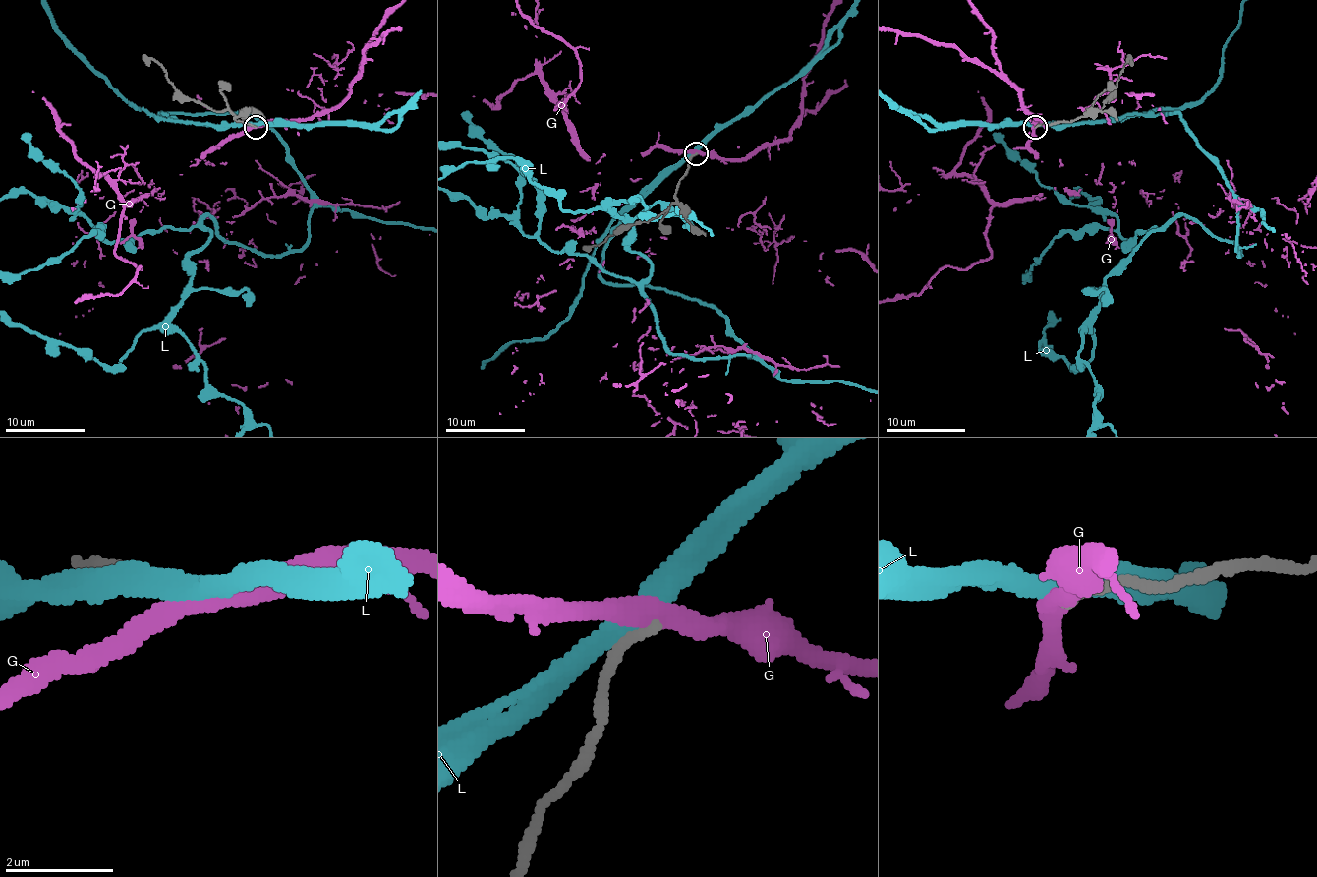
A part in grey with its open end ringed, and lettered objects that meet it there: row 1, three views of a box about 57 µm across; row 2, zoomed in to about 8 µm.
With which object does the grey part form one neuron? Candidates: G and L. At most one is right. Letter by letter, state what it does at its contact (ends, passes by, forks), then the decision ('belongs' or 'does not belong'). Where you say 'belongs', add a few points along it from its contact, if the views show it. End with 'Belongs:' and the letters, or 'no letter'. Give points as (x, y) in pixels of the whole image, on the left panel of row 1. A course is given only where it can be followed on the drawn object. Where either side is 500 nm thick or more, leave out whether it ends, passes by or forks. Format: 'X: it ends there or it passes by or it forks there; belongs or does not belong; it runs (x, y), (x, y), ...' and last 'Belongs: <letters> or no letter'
G: it passes by; does not belong
L: it passes by; does not belong
Belongs: no letter

